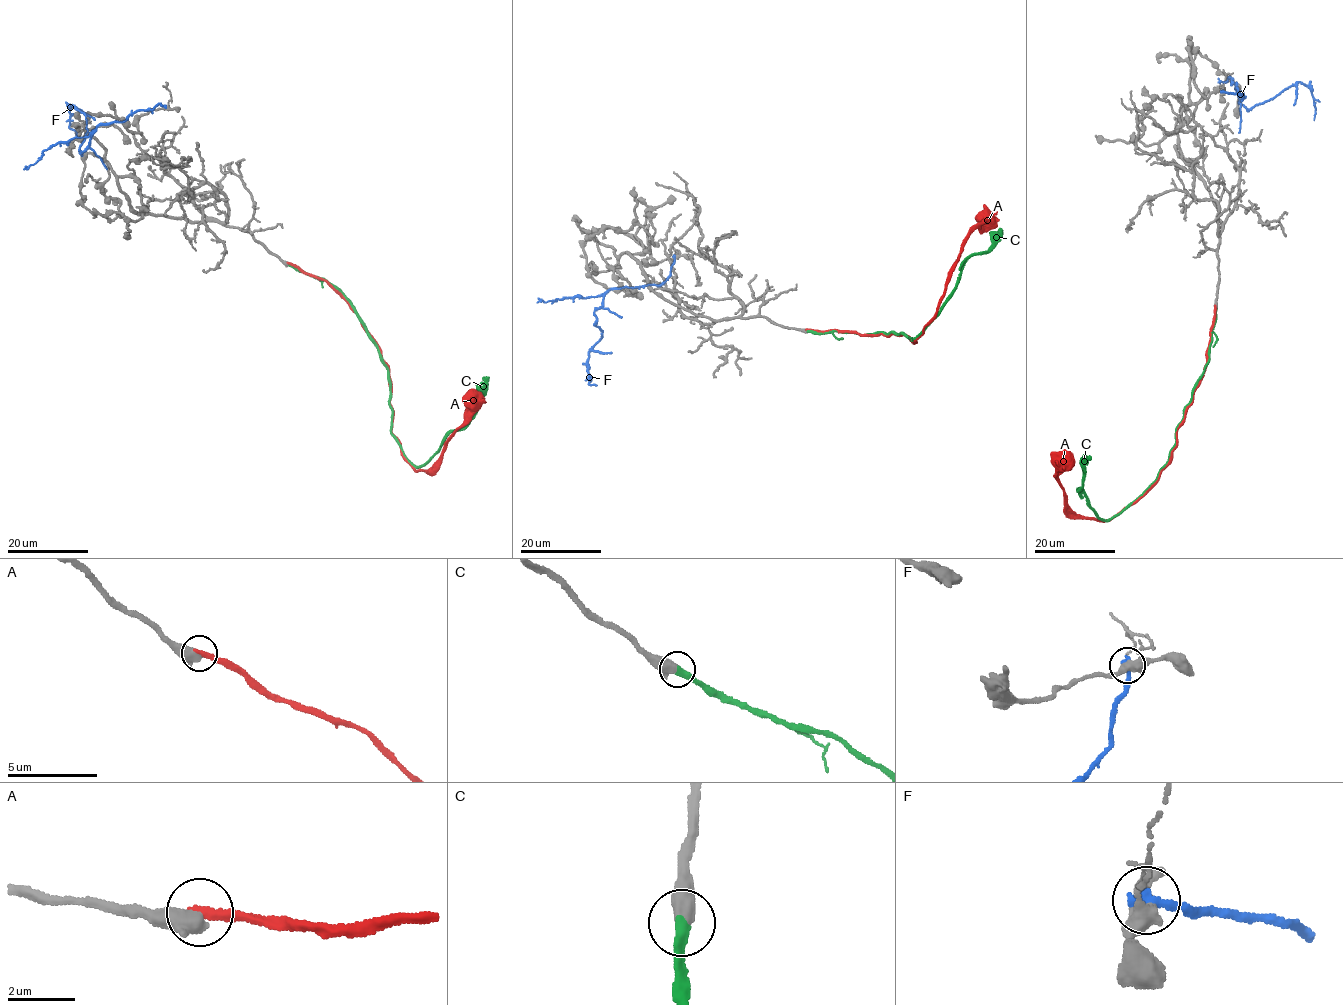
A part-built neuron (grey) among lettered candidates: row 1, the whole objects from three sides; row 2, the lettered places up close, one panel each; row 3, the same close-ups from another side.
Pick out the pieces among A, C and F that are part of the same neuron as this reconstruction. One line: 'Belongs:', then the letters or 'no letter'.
Belongs: C

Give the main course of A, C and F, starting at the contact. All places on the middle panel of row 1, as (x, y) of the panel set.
A: (807, 329), (862, 336), (904, 334), (916, 343), (934, 316), (964, 238), (979, 220), (988, 218)
C: (808, 331), (893, 332), (915, 342), (945, 301), (963, 265), (971, 256), (987, 252), (1001, 229)
F: (674, 257), (661, 284), (612, 289), (594, 310), (602, 338), (590, 350), (588, 384), (596, 386)

